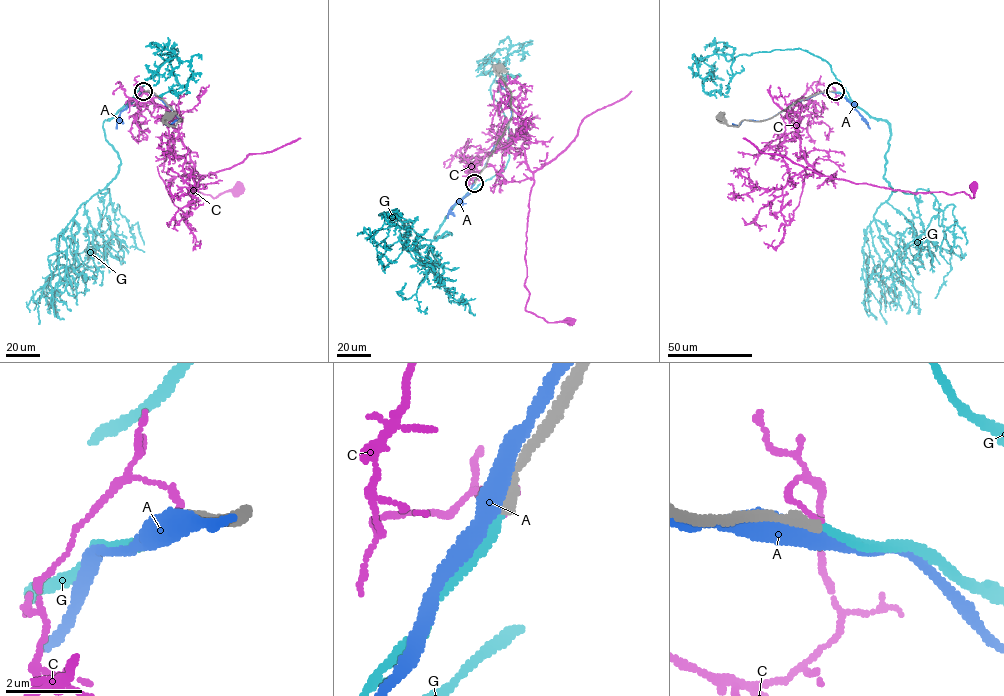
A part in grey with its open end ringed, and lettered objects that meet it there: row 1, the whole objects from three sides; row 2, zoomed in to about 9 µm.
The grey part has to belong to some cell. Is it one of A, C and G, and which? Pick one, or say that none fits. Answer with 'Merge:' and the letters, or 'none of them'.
Merge: none of them

